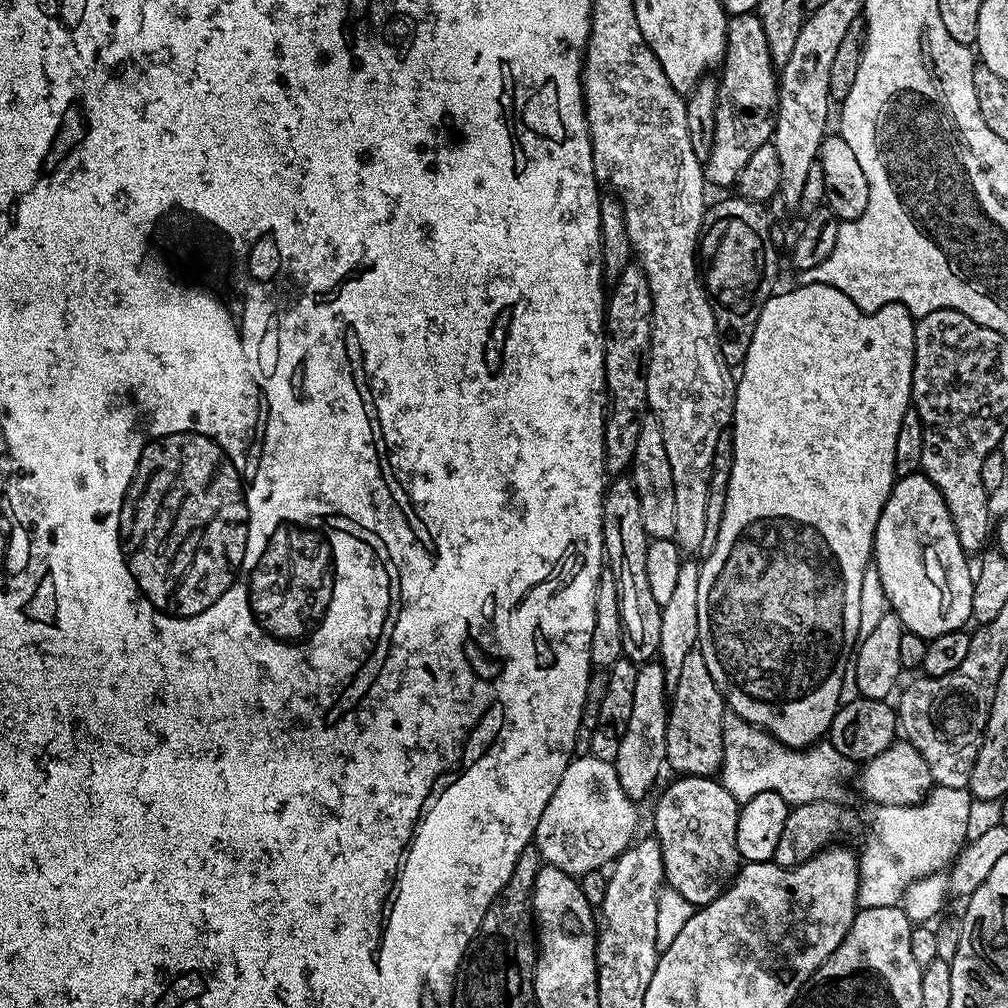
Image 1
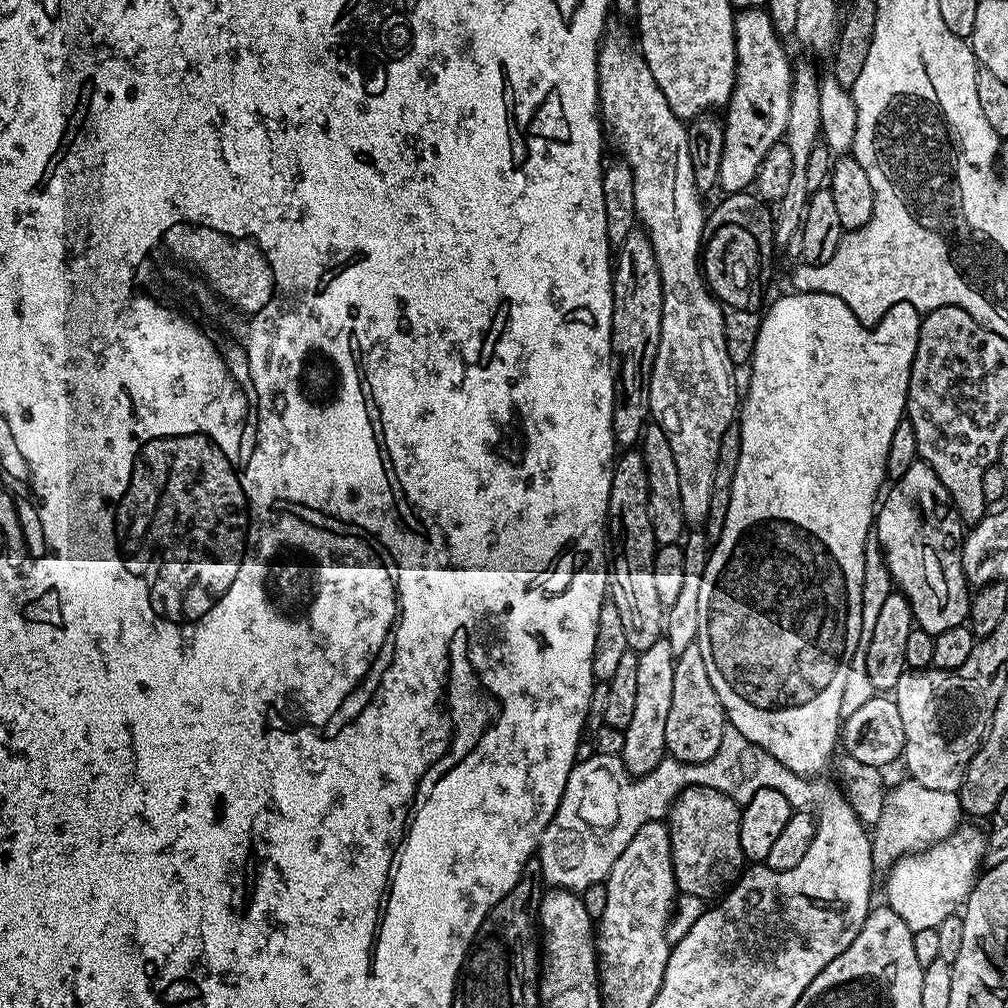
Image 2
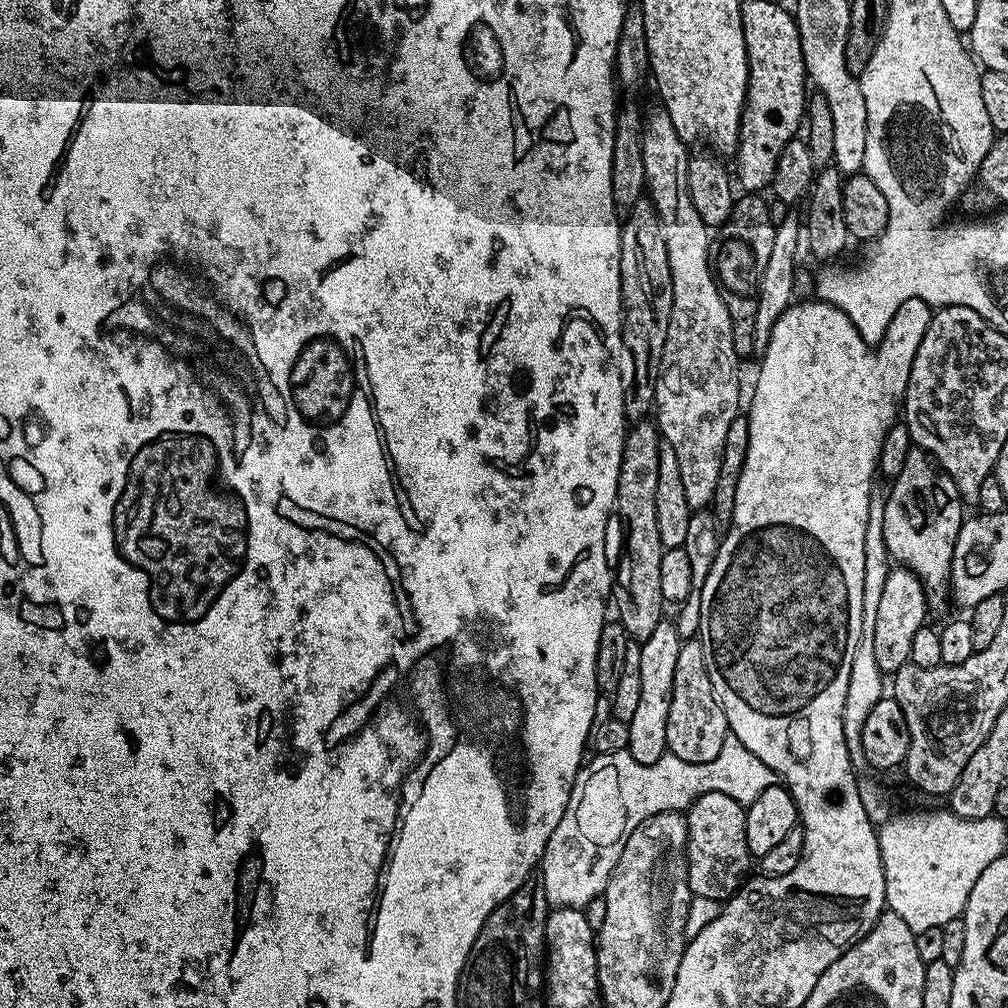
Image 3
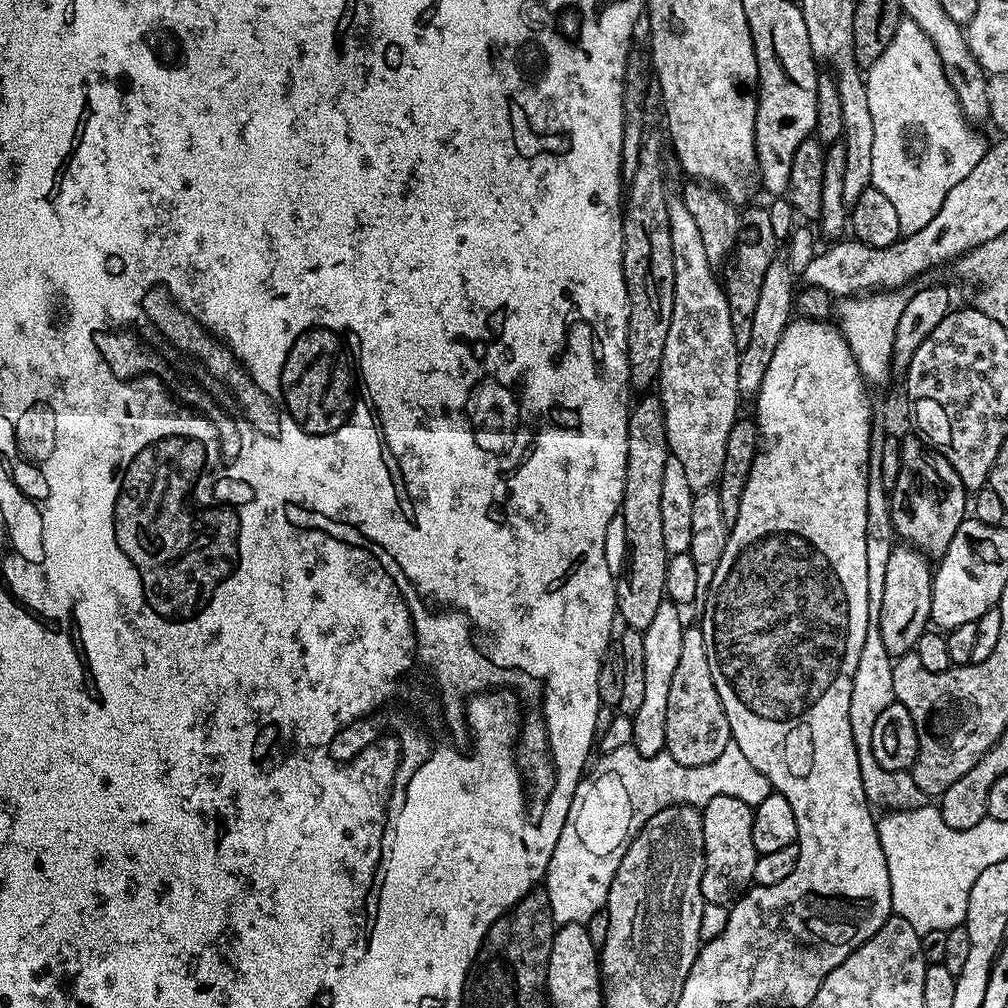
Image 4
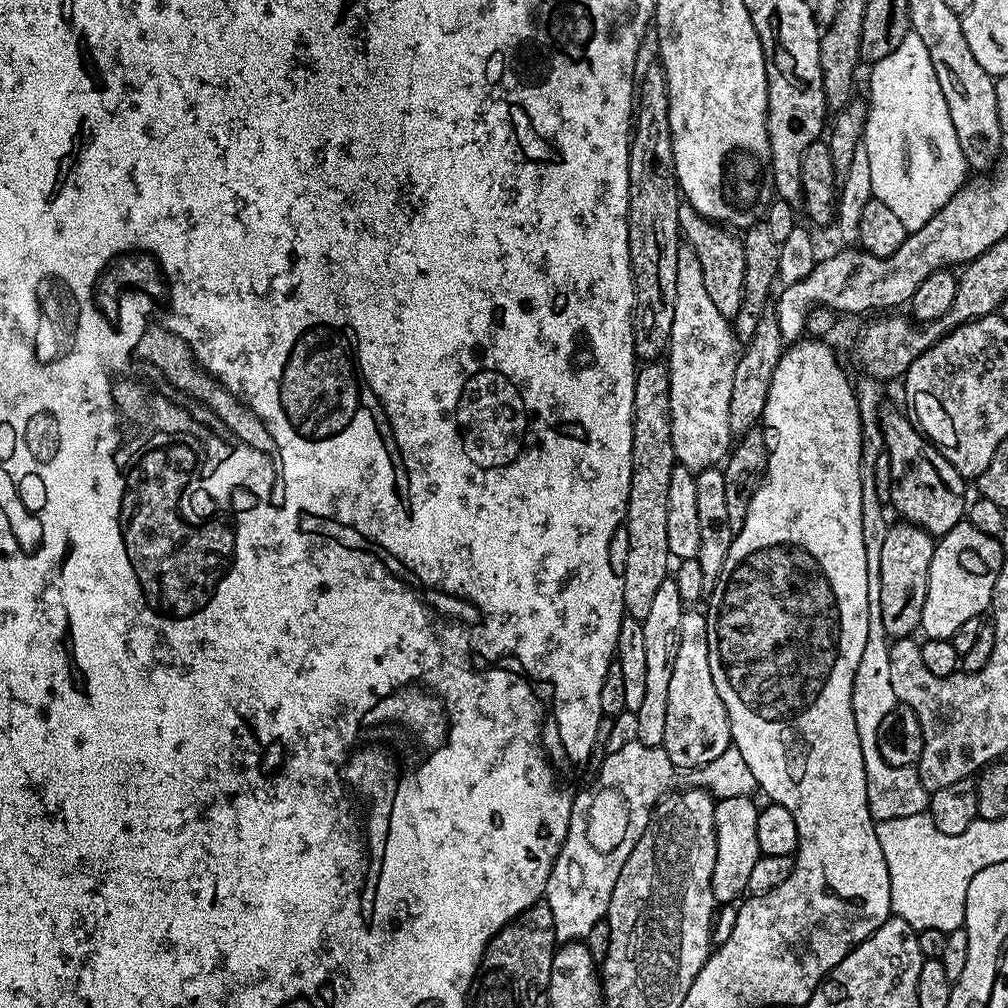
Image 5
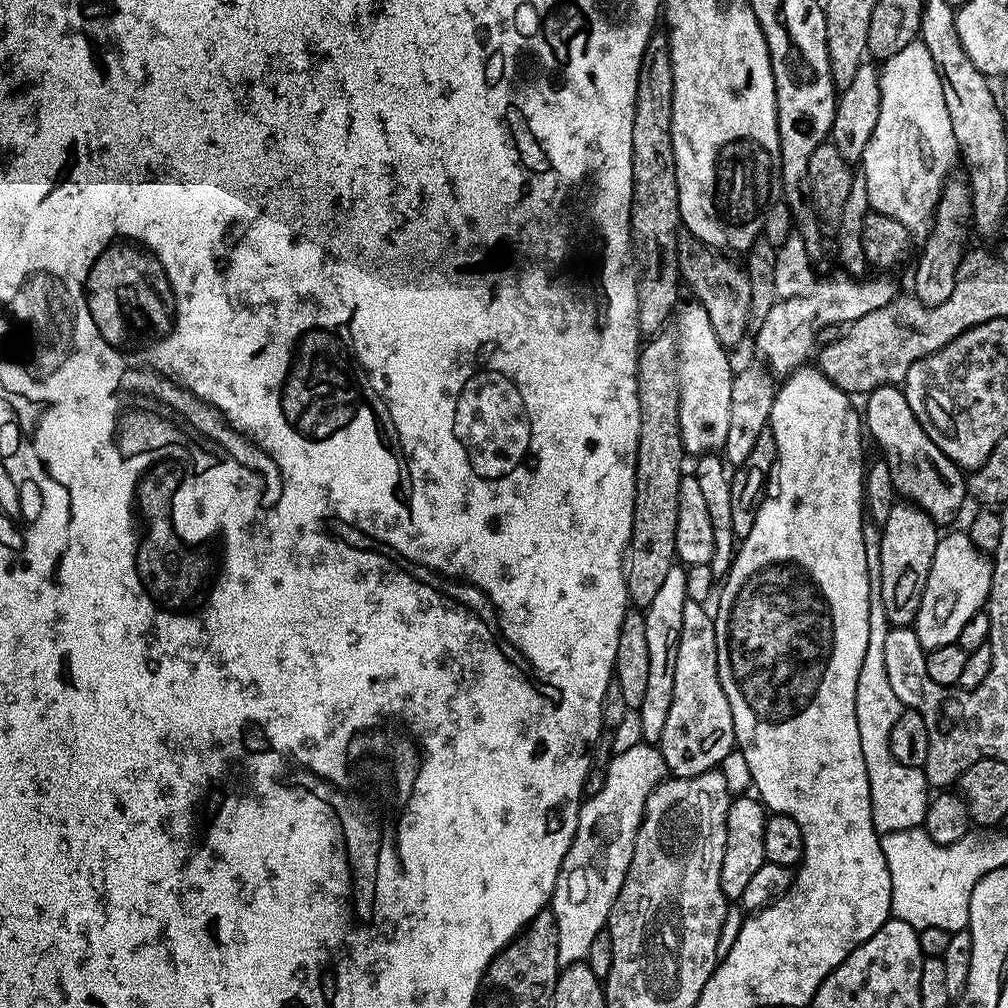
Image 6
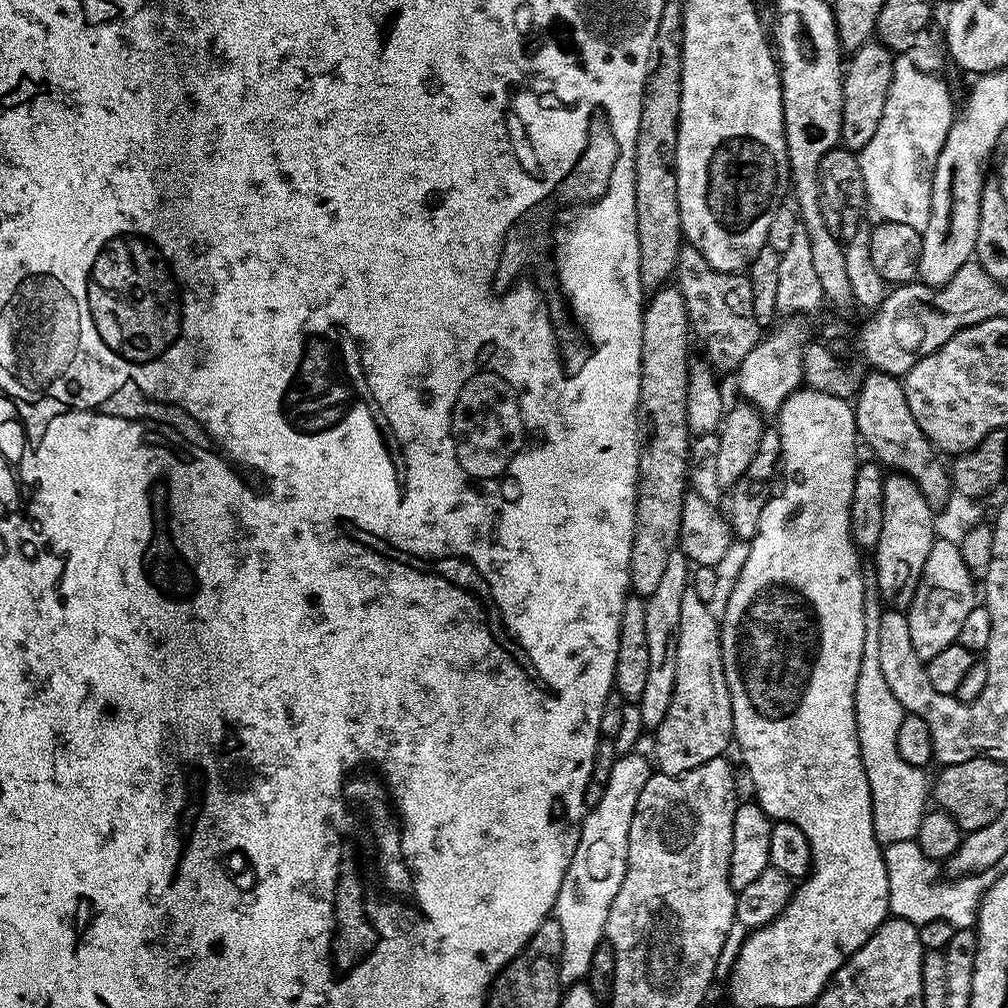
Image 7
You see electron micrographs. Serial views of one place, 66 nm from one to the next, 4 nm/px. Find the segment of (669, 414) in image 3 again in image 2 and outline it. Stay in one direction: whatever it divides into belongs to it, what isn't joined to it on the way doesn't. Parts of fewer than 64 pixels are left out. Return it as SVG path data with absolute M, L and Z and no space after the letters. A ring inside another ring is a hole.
M605 35L598 54L598 94L600 119L607 135L616 139L619 155L634 174L634 206L637 221L647 232L658 258L658 274L662 282L662 326L654 370L650 374L650 416L670 438L670 451L678 465L678 486L682 490L682 514L692 526L708 519L710 498L714 490L714 474L718 466L718 445L722 434L738 416L738 392L732 377L734 365L726 350L723 311L709 291L702 271L702 241L706 235L706 208L700 205L702 194L694 182L694 166L690 166L690 146L685 121L679 120L666 102L666 94L658 90L644 55L628 36Z

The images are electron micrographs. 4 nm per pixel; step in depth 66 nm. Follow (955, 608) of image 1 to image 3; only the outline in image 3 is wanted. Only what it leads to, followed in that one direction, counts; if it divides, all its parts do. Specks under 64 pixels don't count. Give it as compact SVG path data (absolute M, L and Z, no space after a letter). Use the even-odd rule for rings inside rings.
M915 446L906 454L902 472L890 486L882 522L885 548L897 565L910 569L920 579L929 609L933 613L940 612L950 604L954 542L958 542L960 528L966 519L965 501L961 500L950 474L940 468L930 453Z

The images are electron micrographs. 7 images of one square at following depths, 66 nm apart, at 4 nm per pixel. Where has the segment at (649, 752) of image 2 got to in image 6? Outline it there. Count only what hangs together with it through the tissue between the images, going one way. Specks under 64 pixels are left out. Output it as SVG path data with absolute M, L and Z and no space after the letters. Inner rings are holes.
M674 566L666 573L662 587L654 594L650 606L643 609L646 622L646 647L650 650L650 678L646 681L646 694L638 709L642 718L642 734L648 742L659 741L662 726L670 714L670 702L674 702L674 662L678 658L678 638L682 634L682 610L686 610L686 571Z

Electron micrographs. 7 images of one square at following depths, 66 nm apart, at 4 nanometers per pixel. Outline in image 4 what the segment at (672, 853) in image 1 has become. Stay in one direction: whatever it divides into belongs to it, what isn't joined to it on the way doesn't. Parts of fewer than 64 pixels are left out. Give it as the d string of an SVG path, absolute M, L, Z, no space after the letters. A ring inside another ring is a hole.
M733 796L710 798L710 802L702 808L702 838L704 839L704 869L702 870L702 894L709 904L733 905L754 884L754 866L756 851L754 850L754 822L752 821L753 805L742 802Z

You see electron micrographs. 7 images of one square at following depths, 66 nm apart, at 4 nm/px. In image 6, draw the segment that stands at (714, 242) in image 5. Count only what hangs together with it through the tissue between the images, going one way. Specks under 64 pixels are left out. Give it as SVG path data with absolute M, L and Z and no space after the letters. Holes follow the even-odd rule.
M681 235L678 242L678 266L680 267L681 281L692 291L691 295L710 314L710 322L714 325L714 332L725 346L733 346L743 337L749 335L747 318L750 314L750 283L748 269L743 263L735 264L731 255L723 251L711 248L709 244L702 243L697 236Z

